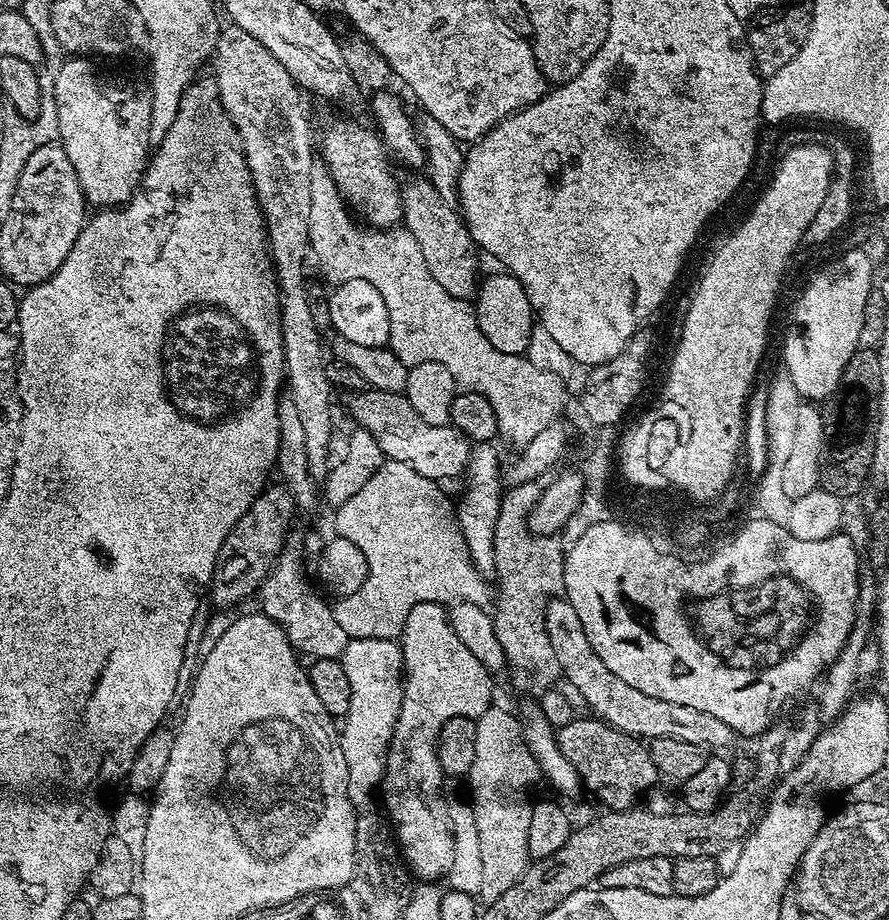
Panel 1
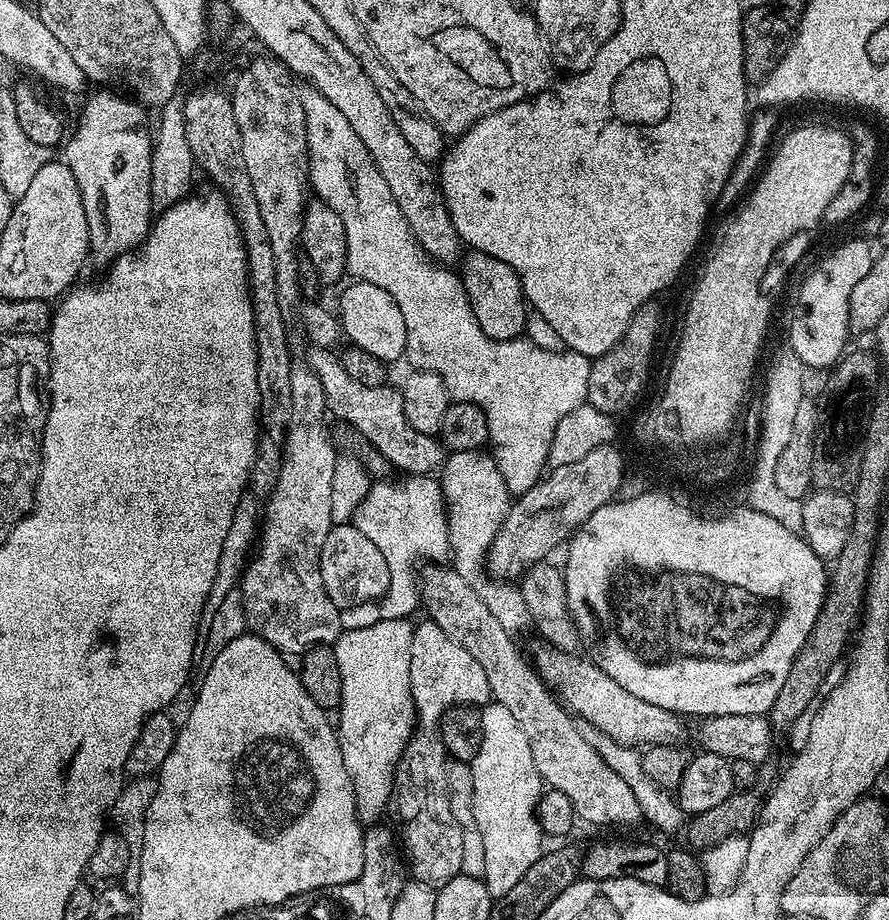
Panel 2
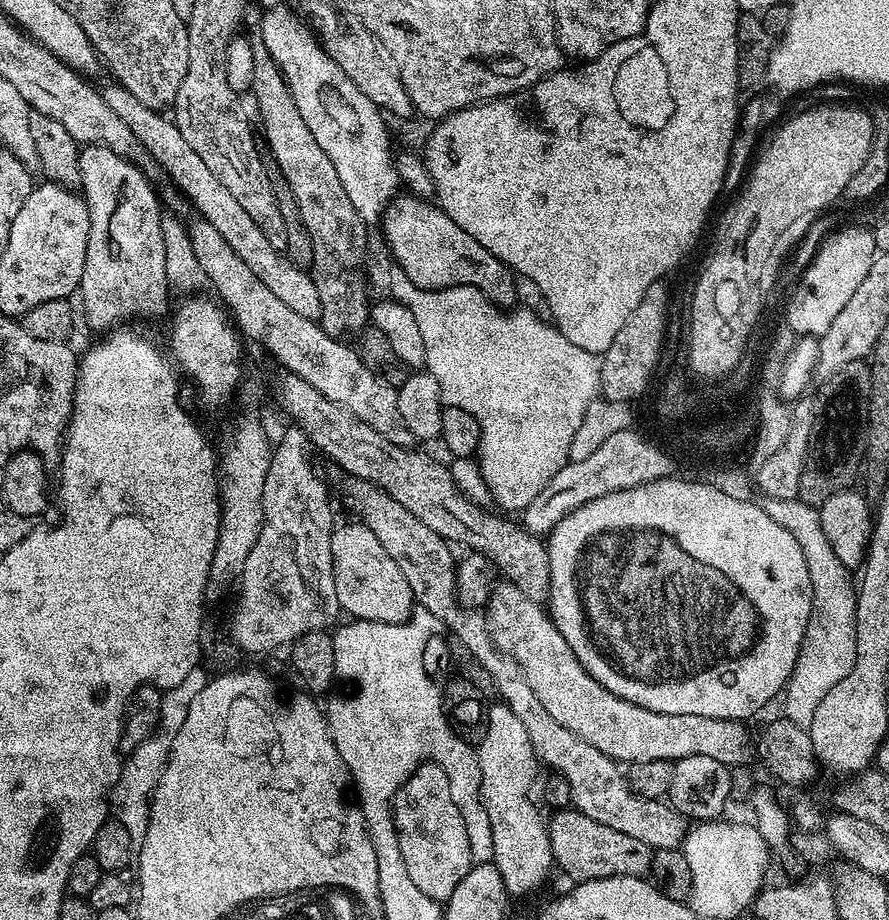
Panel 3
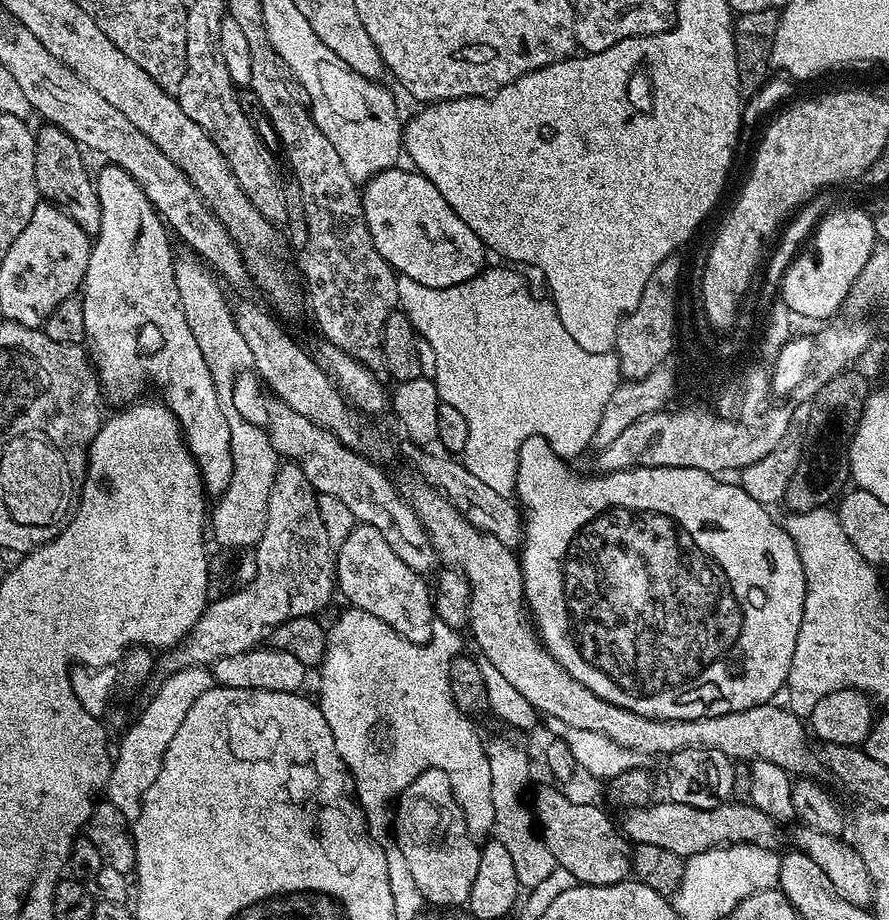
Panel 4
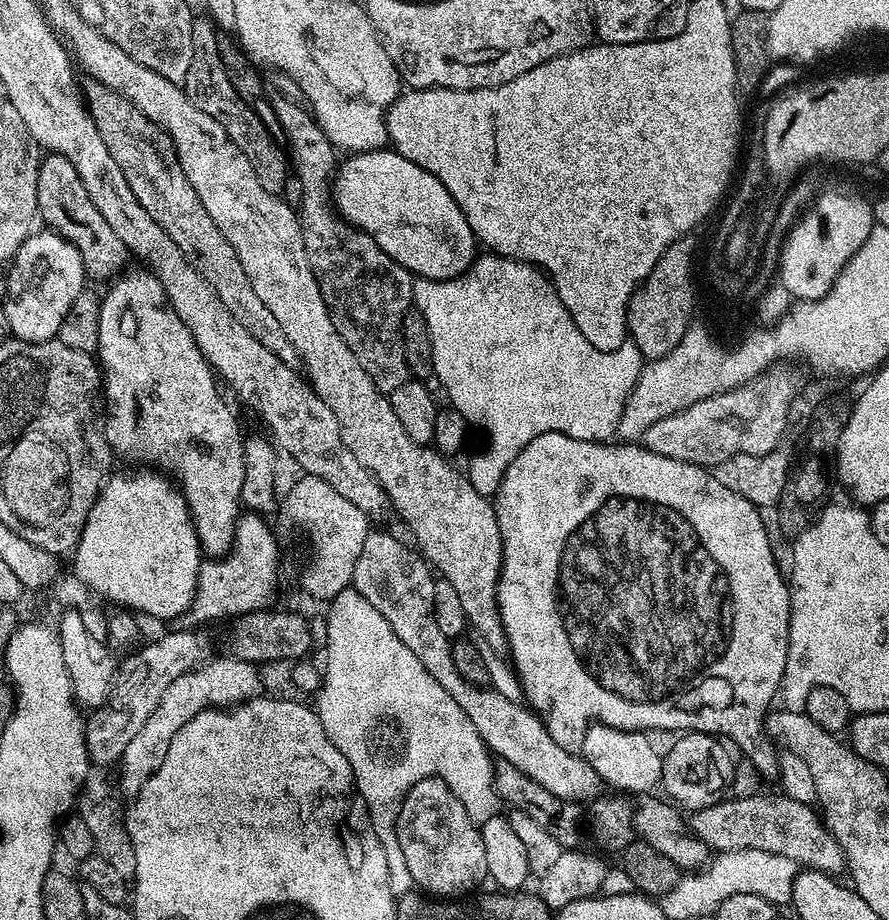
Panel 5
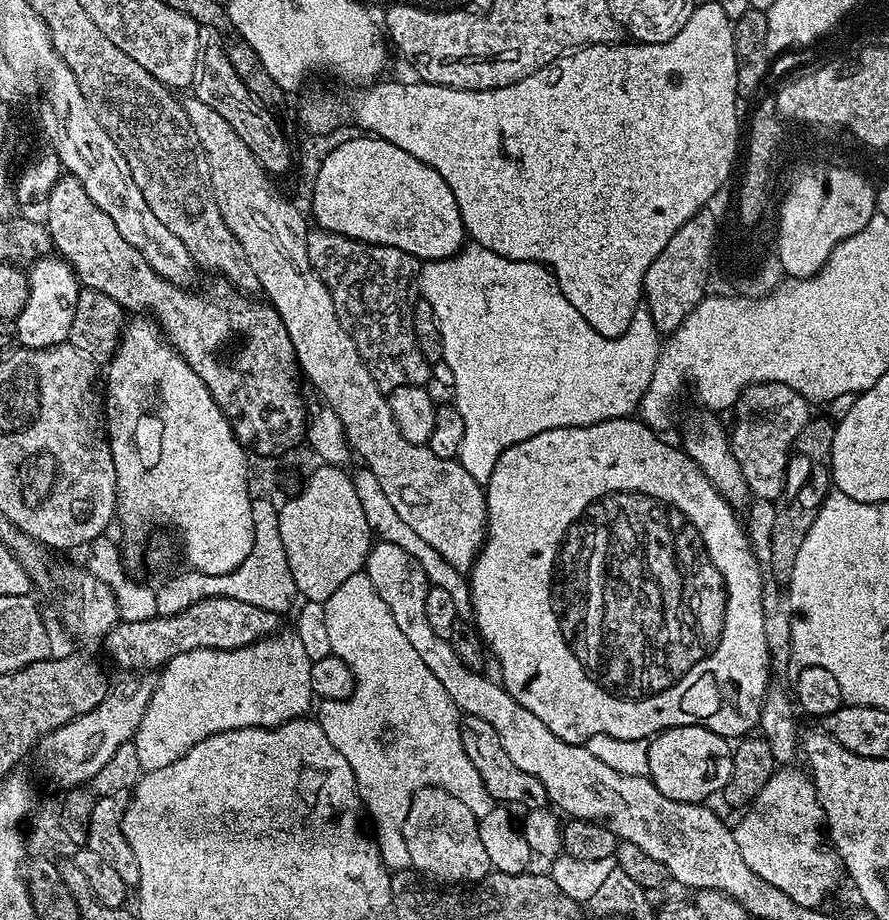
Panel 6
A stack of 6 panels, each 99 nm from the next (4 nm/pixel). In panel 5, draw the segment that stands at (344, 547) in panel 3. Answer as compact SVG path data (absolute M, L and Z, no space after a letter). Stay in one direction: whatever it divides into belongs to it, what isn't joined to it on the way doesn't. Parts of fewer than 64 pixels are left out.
M369 531L368 537L362 545L362 552L354 565L351 587L356 588L358 594L362 594L362 598L366 598L366 602L370 602L370 606L374 606L374 610L378 610L378 614L382 614L382 618L386 618L386 622L390 622L394 634L413 651L418 662L422 662L422 666L426 666L430 678L434 678L434 682L438 682L438 686L442 686L442 690L446 690L446 694L450 694L450 698L454 698L454 702L458 702L458 706L462 706L466 718L470 718L470 722L474 722L474 730L478 730L485 747L495 757L510 762L510 766L514 766L518 770L522 770L522 774L534 778L534 782L538 782L538 786L546 786L546 790L550 790L552 796L573 802L595 800L597 796L601 795L602 781L583 756L572 755L557 746L554 738L550 738L543 720L523 703L515 704L510 697L495 692L492 686L471 684L466 682L466 678L462 678L462 674L458 674L452 657L452 640L442 634L438 630L437 623L434 622L434 586L433 569L415 547L407 548L398 537L391 536L388 532Z

